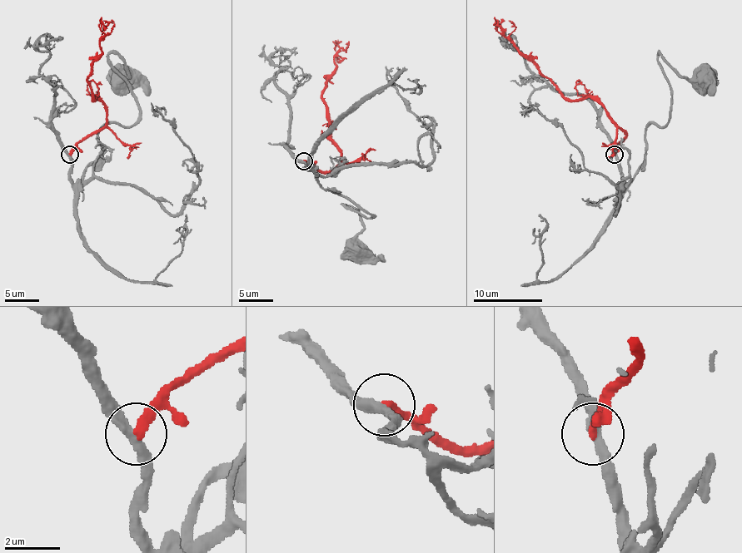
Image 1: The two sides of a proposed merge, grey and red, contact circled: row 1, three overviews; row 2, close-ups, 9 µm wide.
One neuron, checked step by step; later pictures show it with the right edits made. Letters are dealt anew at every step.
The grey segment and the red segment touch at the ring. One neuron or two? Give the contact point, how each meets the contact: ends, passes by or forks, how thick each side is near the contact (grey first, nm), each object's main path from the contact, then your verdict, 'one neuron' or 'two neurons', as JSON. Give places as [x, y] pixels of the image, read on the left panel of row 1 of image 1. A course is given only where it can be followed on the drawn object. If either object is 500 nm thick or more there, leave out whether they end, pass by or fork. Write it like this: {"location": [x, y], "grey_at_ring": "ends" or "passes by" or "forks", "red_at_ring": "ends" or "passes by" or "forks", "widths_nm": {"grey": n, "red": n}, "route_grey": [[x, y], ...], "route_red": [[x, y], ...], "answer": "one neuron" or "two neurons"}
{"location": [69, 154], "grey_at_ring": "passes by", "red_at_ring": "ends", "widths_nm": {"grey": 340, "red": 280}, "route_grey": [[69, 154], [74, 183], [98, 178], [135, 185], [171, 214], [181, 209], [196, 186], [195, 157], [150, 101]], "route_red": [[69, 154], [106, 124], [106, 107], [95, 100], [88, 77], [102, 51], [100, 41], [112, 30], [111, 19]], "answer": "two neurons"}

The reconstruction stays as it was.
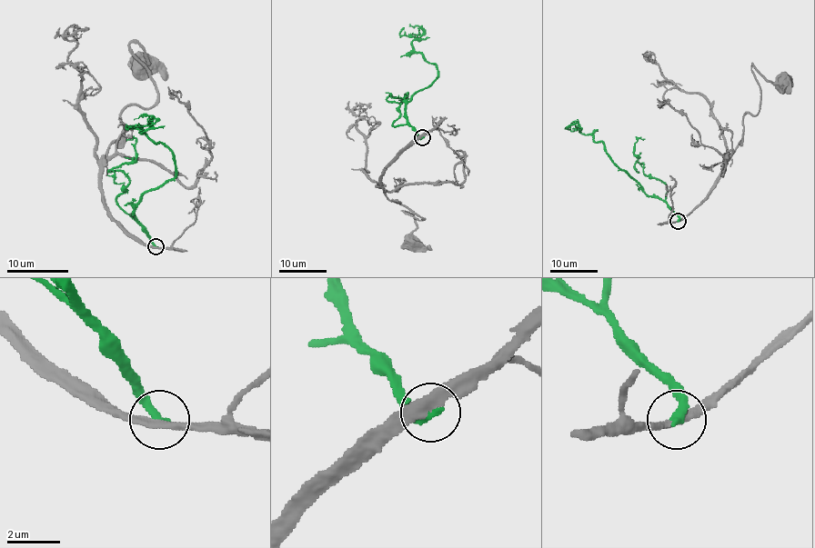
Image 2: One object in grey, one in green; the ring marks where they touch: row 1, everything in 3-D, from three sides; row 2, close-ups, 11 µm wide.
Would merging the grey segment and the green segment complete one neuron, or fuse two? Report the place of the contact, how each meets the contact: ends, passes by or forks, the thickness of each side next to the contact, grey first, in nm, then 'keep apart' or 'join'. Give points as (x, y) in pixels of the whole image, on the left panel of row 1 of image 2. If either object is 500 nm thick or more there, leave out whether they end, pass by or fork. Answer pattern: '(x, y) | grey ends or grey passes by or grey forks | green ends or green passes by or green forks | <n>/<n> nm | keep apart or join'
(155, 246) | grey passes by | green ends | 320/360 nm | keep apart

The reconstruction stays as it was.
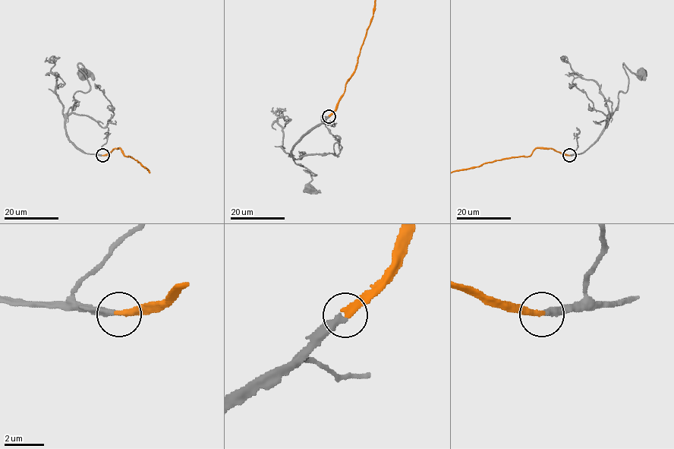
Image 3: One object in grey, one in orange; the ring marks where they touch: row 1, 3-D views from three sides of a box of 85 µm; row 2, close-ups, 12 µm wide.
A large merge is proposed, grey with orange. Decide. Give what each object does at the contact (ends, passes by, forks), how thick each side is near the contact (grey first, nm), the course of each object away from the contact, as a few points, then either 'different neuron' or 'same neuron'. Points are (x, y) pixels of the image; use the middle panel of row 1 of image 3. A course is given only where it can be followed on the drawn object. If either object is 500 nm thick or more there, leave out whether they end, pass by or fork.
grey ends there; orange ends there; 340 nm thick on the grey side, 340 nm on the other; grey runs (329, 116), (292, 147), (291, 153), (295, 159), (338, 153), (339, 142), (320, 115); orange runs (329, 116), (335, 109), (345, 83), (352, 75), (375, 3); same neuron

